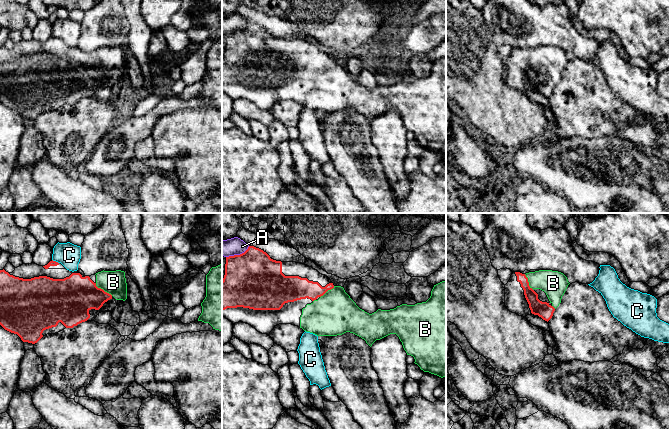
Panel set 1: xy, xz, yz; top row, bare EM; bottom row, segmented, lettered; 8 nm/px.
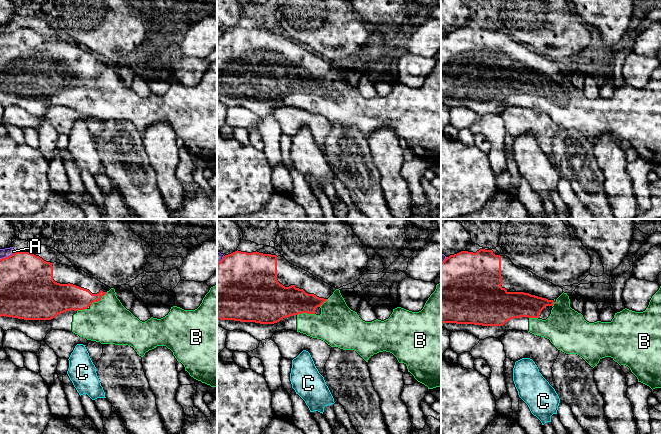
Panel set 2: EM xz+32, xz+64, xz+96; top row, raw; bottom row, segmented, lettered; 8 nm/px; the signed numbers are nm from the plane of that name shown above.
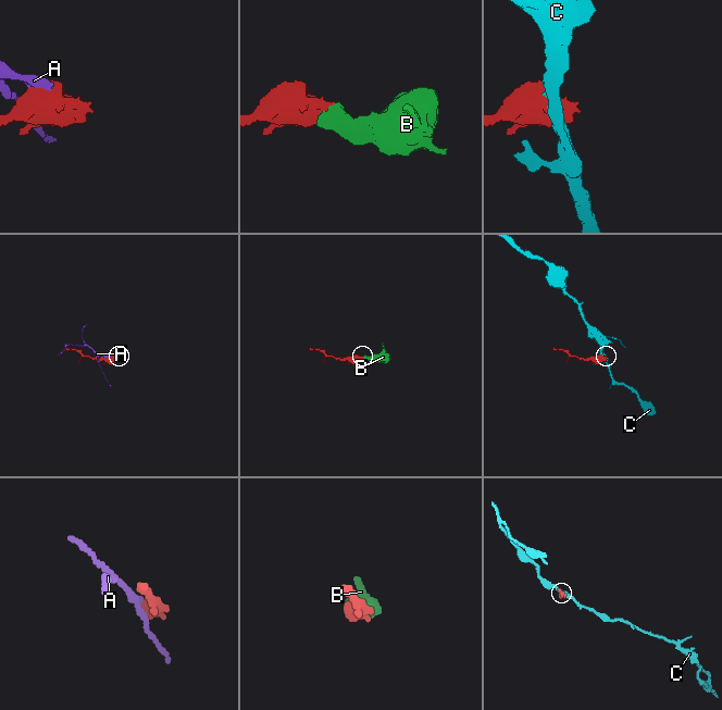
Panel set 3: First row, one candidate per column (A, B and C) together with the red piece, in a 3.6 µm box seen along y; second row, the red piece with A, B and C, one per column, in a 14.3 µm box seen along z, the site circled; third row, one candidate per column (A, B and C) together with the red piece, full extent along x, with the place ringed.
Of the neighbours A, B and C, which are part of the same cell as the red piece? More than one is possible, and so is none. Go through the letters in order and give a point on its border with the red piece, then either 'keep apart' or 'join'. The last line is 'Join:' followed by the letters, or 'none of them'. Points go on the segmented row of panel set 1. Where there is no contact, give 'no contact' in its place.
A: contact xz (237, 255); keep apart
B: contact xy (102, 289); join
C: contact xy (55, 261); keep apart
Join: B

